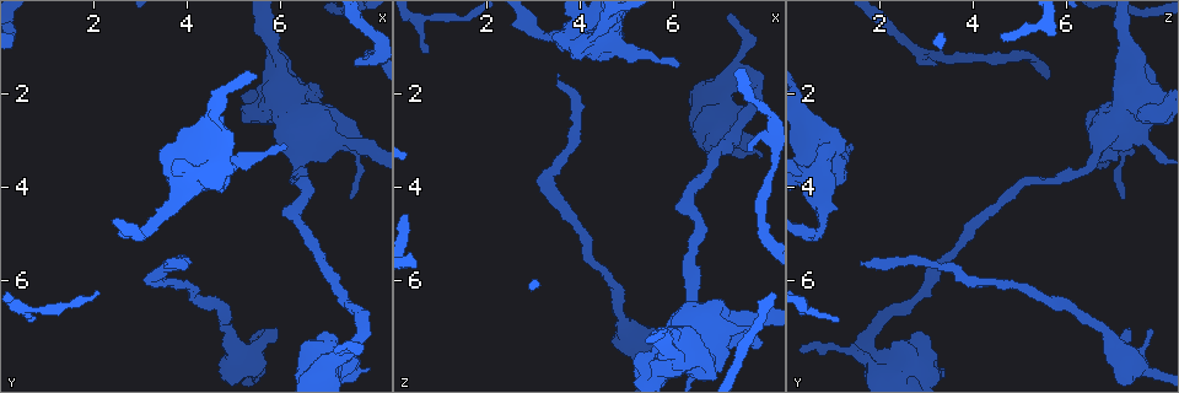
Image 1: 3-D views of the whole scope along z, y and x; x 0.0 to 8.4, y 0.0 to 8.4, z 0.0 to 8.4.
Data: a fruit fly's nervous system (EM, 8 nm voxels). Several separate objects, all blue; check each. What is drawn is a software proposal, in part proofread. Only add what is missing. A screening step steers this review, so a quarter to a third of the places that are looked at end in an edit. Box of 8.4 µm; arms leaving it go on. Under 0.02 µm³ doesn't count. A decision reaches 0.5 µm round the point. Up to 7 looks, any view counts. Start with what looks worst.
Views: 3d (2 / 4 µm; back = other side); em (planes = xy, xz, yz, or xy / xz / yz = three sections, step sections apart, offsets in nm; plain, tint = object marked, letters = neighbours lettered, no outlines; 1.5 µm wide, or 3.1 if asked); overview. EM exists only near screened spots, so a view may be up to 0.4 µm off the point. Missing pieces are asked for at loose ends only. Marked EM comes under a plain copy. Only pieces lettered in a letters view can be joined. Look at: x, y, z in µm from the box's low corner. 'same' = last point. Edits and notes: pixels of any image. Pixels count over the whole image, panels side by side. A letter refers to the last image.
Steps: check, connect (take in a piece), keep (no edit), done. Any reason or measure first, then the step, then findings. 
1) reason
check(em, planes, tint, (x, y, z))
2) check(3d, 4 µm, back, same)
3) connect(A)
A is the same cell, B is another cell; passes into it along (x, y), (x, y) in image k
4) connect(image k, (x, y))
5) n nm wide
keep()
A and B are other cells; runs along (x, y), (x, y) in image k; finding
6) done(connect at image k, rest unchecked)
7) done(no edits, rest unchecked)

free end
check(em, xy, step 4, tint, (3.60, 5.60, 1.65))

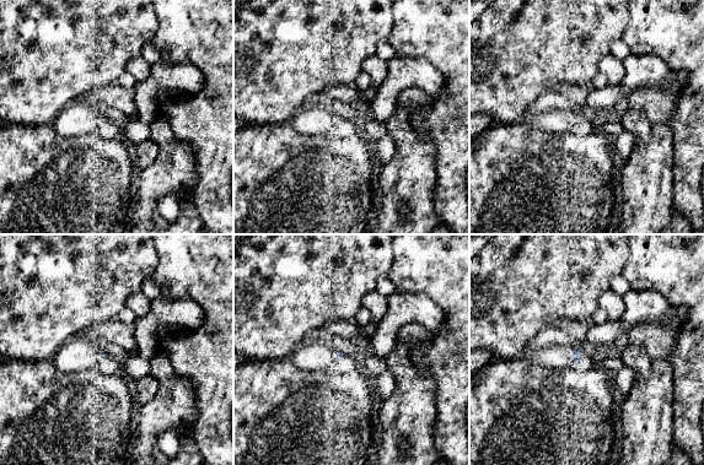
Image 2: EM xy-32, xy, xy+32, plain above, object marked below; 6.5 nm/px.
check(em, planes, letters, same)

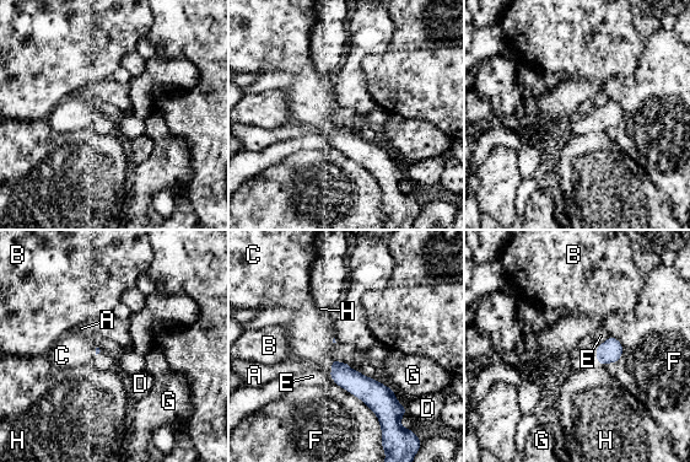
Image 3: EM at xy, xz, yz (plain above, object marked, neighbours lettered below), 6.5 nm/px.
connect(C)
C is the same cell, A, B, D, E, F, G and H are other cells; it goes on there

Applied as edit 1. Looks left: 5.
free end
check(em, yz, step 4, tint, (0.75, 6.80, 1.15))

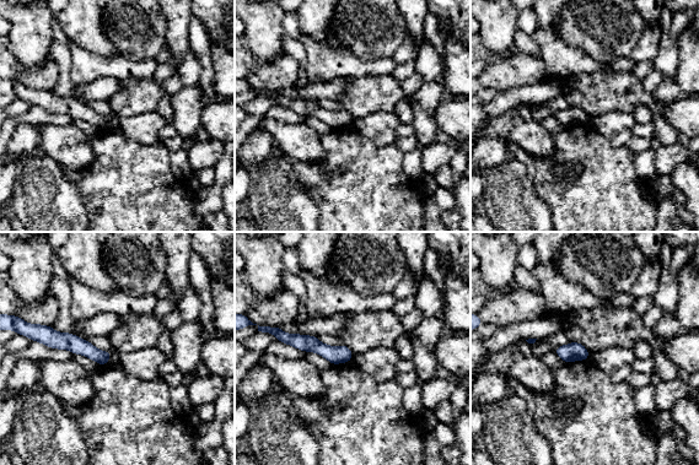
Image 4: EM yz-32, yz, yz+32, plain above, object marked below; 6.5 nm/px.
check(em, xy, step 4, letters, same)

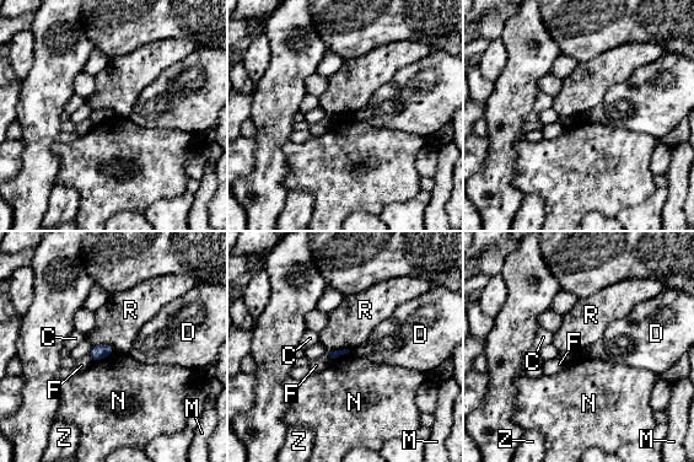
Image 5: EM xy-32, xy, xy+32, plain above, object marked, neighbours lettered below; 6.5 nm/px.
keep()
C, D, F, M, N, R and Z are other cells; border along (107, 343), (114, 350) in image 5; none of them fits

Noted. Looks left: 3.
free end
check(3d, 4 µm, (7.60, 1.35, 3.25))

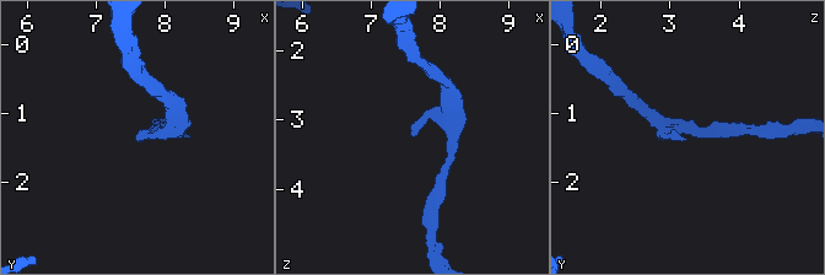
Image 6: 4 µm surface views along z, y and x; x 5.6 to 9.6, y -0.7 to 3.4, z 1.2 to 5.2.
check(em, planes, letters, (7.60, 1.35, 3.25))

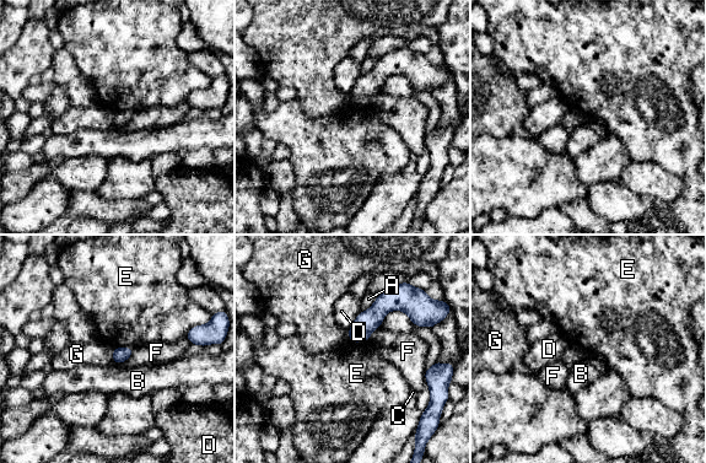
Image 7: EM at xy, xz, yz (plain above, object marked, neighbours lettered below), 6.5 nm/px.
100 nm wide
keep()
A, B, C, D, E, F and G are other cells; border along (133, 348), (113, 349) in image 7; no lettered piece goes on from it

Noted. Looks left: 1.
done(connect at image 3, rest unchecked)

